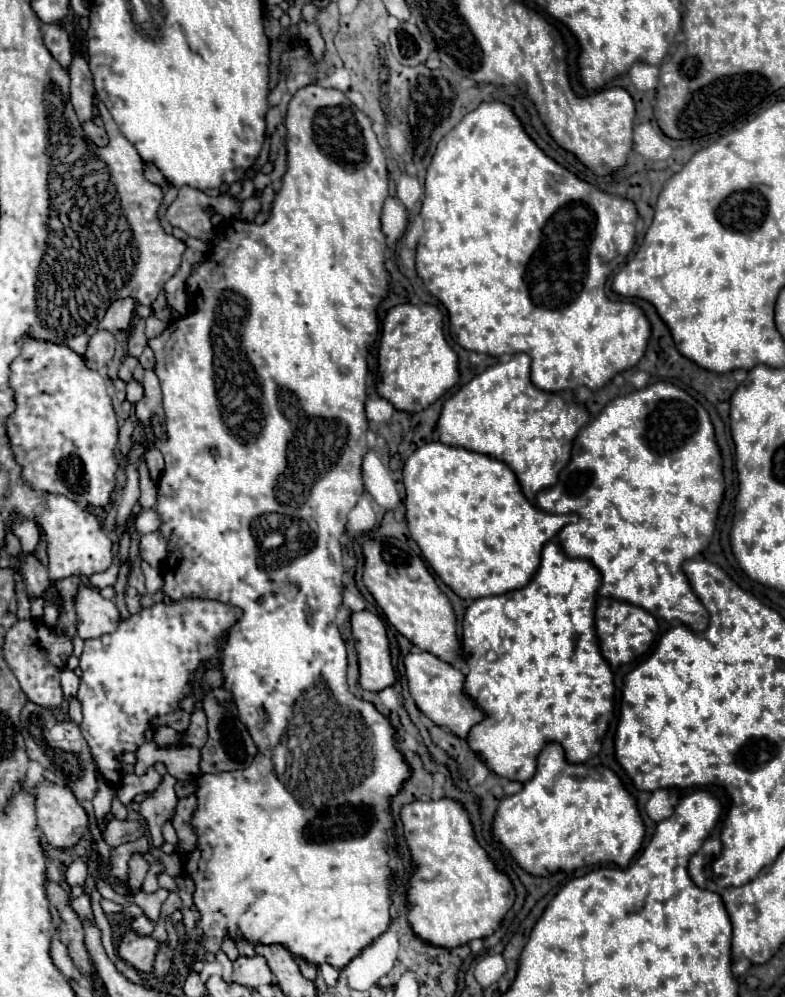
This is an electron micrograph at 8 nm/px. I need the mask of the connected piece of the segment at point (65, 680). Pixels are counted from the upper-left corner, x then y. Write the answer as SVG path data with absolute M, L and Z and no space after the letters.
M64 669L62 671L62 689L64 689L66 699L72 699L78 693L78 685L80 685L80 679L76 677L76 673L70 669Z

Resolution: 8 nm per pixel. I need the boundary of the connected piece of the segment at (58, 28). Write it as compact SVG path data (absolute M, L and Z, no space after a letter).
M44 23L40 25L40 31L42 31L46 49L68 71L68 65L72 59L72 45L70 45L70 35L64 29L64 25L62 23Z

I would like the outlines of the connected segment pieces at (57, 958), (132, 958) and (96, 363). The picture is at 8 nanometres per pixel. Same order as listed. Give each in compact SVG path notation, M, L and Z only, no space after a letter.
M58 937L52 941L50 955L52 955L54 965L56 965L66 977L70 977L70 979L74 979L74 981L80 981L80 979L82 979L82 971L74 965L74 961L72 961L72 957L70 957L70 953L68 953L68 947L66 947Z
M128 931L120 943L120 957L134 965L136 969L150 973L154 969L154 957L158 953L160 941L150 935L140 935L138 931Z
M98 329L88 345L88 351L84 353L86 365L96 369L96 371L104 371L106 365L112 361L114 357L114 347L116 347L116 339L110 331Z

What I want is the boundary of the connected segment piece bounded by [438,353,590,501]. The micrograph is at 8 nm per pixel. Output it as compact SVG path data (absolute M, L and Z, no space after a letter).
M512 355L506 363L496 363L474 377L442 407L438 419L440 441L454 447L466 447L500 459L516 473L524 495L534 501L536 495L558 481L558 473L568 465L570 451L578 431L590 421L584 405L564 401L558 393L546 393L534 387L530 379L530 357Z

